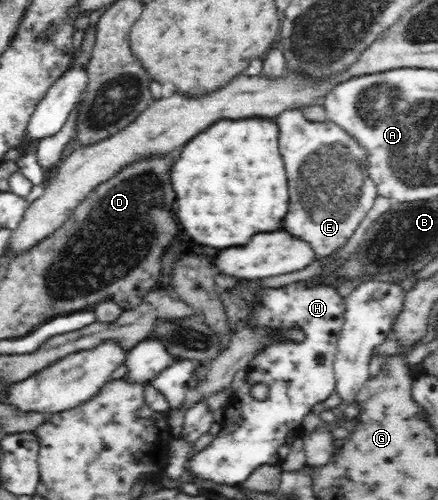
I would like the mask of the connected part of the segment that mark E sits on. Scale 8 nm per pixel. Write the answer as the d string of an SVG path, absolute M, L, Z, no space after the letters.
M302 109L283 111L273 121L279 127L279 151L283 155L289 179L289 213L285 215L283 227L293 237L297 235L309 244L319 259L331 256L347 244L378 196L377 186L369 178L365 167L367 152L333 121L308 121Z

